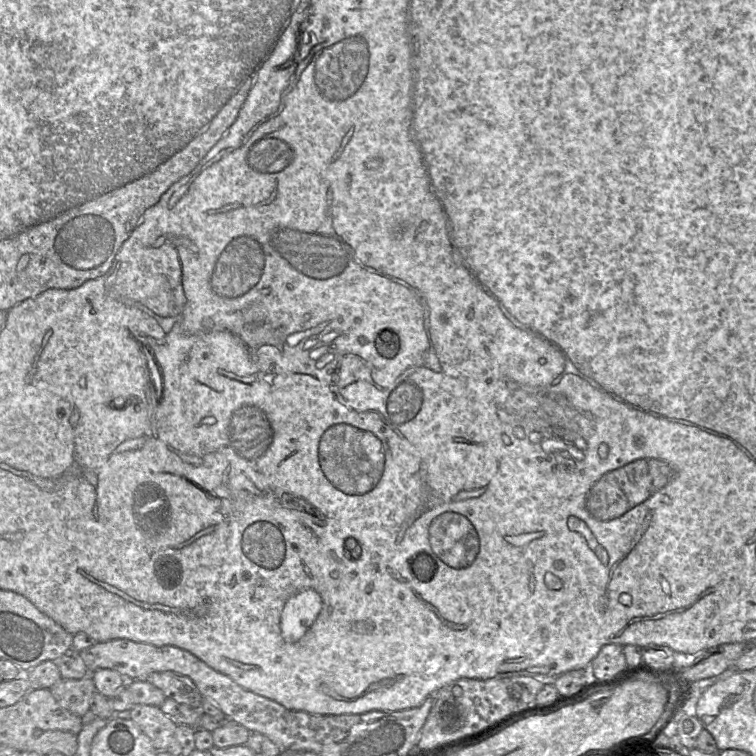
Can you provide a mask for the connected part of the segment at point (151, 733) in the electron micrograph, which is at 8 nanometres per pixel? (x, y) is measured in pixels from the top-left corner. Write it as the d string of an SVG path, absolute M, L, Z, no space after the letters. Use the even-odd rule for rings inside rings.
M134 705L130 713L130 719L149 737L153 747L157 751L166 751L178 725L157 706Z

